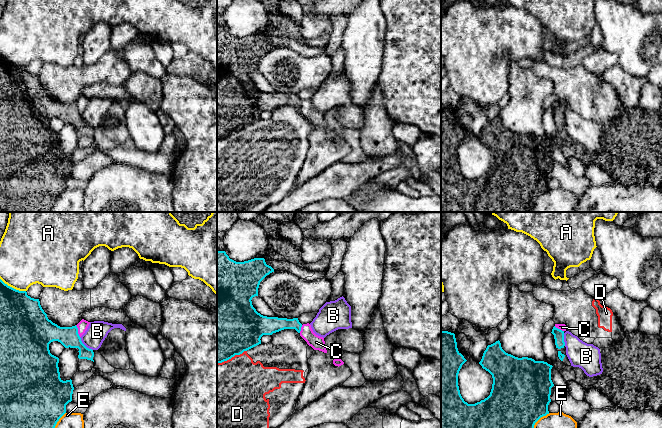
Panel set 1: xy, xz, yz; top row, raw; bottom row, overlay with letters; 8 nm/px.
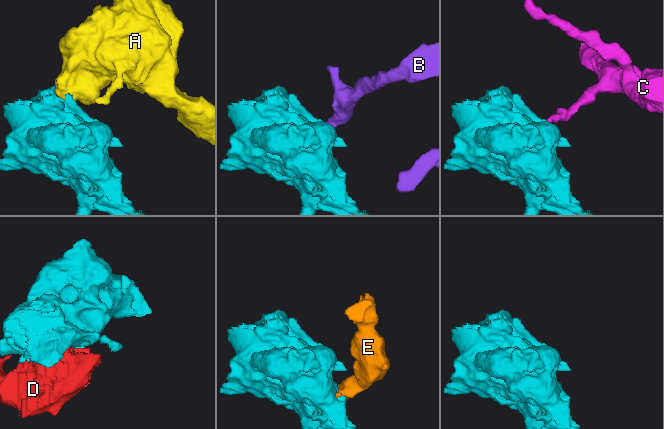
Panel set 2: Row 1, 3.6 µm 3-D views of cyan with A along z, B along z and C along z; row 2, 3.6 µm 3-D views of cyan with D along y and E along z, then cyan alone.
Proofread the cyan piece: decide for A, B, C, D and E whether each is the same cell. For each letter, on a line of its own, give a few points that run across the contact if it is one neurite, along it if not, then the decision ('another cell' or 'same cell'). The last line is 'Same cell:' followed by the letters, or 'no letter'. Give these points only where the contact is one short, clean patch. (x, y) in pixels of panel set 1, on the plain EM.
A: another cell
B: line xy (79, 113), (92, 126); another cell
C: line xy (75, 101), (80, 112); another cell
D: another cell
E: another cell
Same cell: no letter

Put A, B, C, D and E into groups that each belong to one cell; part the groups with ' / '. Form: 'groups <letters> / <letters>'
groups A / B / C / D / E

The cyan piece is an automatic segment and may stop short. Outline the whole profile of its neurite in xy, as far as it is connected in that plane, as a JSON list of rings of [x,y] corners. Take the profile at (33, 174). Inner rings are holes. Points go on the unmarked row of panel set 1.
[[[0,55],[0,212],[52,212],[52,208],[59,195],[66,189],[66,181],[72,177],[73,160],[72,156],[63,157],[60,154],[59,134],[52,131],[49,126],[49,120],[53,117],[60,118],[65,124],[78,124],[79,135],[87,135],[94,138],[94,128],[87,124],[81,117],[77,102],[60,103],[48,95],[40,81],[39,75],[31,74],[26,67],[16,66]]]

